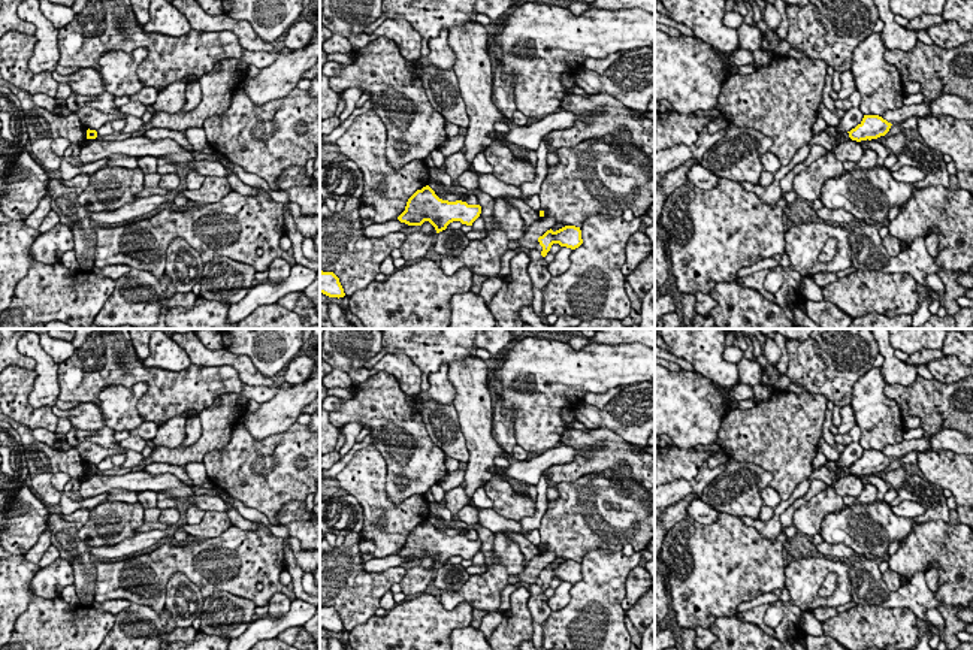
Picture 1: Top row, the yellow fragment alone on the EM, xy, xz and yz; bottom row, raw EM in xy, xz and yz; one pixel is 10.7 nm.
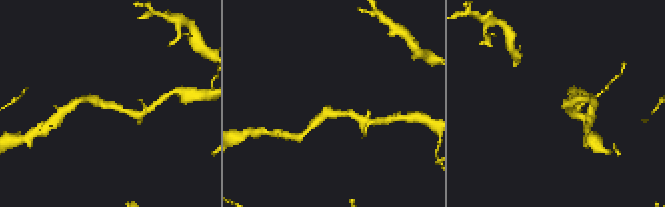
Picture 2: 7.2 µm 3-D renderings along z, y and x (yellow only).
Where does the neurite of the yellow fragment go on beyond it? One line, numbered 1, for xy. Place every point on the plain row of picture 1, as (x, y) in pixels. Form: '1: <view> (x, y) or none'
1: none

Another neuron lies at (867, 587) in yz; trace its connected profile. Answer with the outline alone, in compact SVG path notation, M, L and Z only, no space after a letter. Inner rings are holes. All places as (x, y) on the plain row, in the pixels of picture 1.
M853 553L847 563L850 565L850 593L856 605L877 605L883 608L909 608L921 623L930 626L931 635L940 635L942 631L927 619L927 611L937 608L939 601L928 589L925 571L919 571L898 590L889 590L879 569L880 560L867 559Z

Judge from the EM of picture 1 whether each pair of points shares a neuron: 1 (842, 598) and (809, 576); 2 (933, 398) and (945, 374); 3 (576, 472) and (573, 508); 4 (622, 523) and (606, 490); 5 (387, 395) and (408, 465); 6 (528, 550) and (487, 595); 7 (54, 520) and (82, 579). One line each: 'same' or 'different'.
1: same
2: different
3: different
4: same
5: same
6: different
7: same

